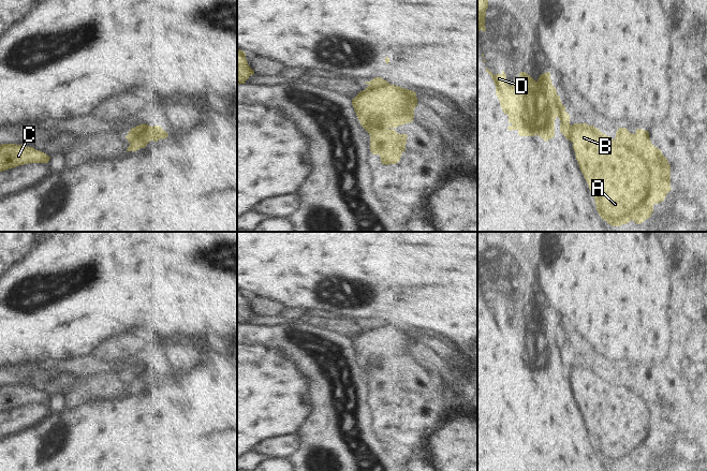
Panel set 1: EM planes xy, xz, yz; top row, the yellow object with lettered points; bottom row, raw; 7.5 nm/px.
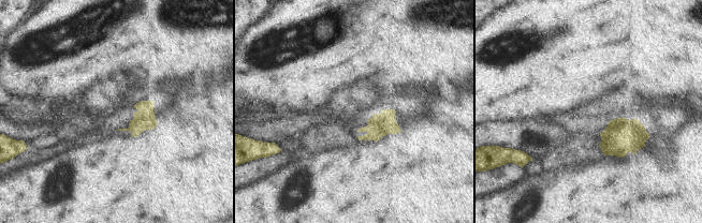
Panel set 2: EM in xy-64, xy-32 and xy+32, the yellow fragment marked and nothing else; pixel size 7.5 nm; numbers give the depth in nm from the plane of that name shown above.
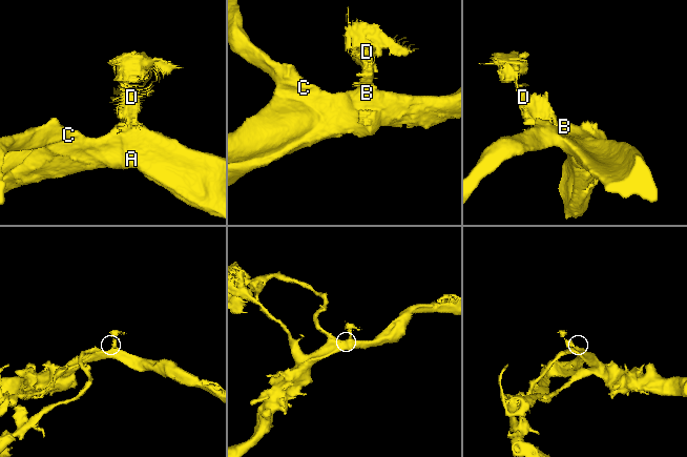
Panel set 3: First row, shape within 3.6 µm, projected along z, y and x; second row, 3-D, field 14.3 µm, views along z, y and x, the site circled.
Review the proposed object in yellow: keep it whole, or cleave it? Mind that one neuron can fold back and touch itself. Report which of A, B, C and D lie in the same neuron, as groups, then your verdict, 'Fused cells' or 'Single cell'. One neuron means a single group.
Groups: A B C / D. Fused cells.

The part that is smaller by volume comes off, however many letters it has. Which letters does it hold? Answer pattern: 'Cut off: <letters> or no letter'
Cut off: D

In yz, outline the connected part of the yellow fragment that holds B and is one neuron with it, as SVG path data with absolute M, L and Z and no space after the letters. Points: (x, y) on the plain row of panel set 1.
M574 364L572 383L596 451L612 467L621 467L631 460L643 463L651 457L653 445L663 442L672 430L671 406L662 392L651 384L648 371L636 369L633 374L627 368L619 368L613 380L593 366Z

